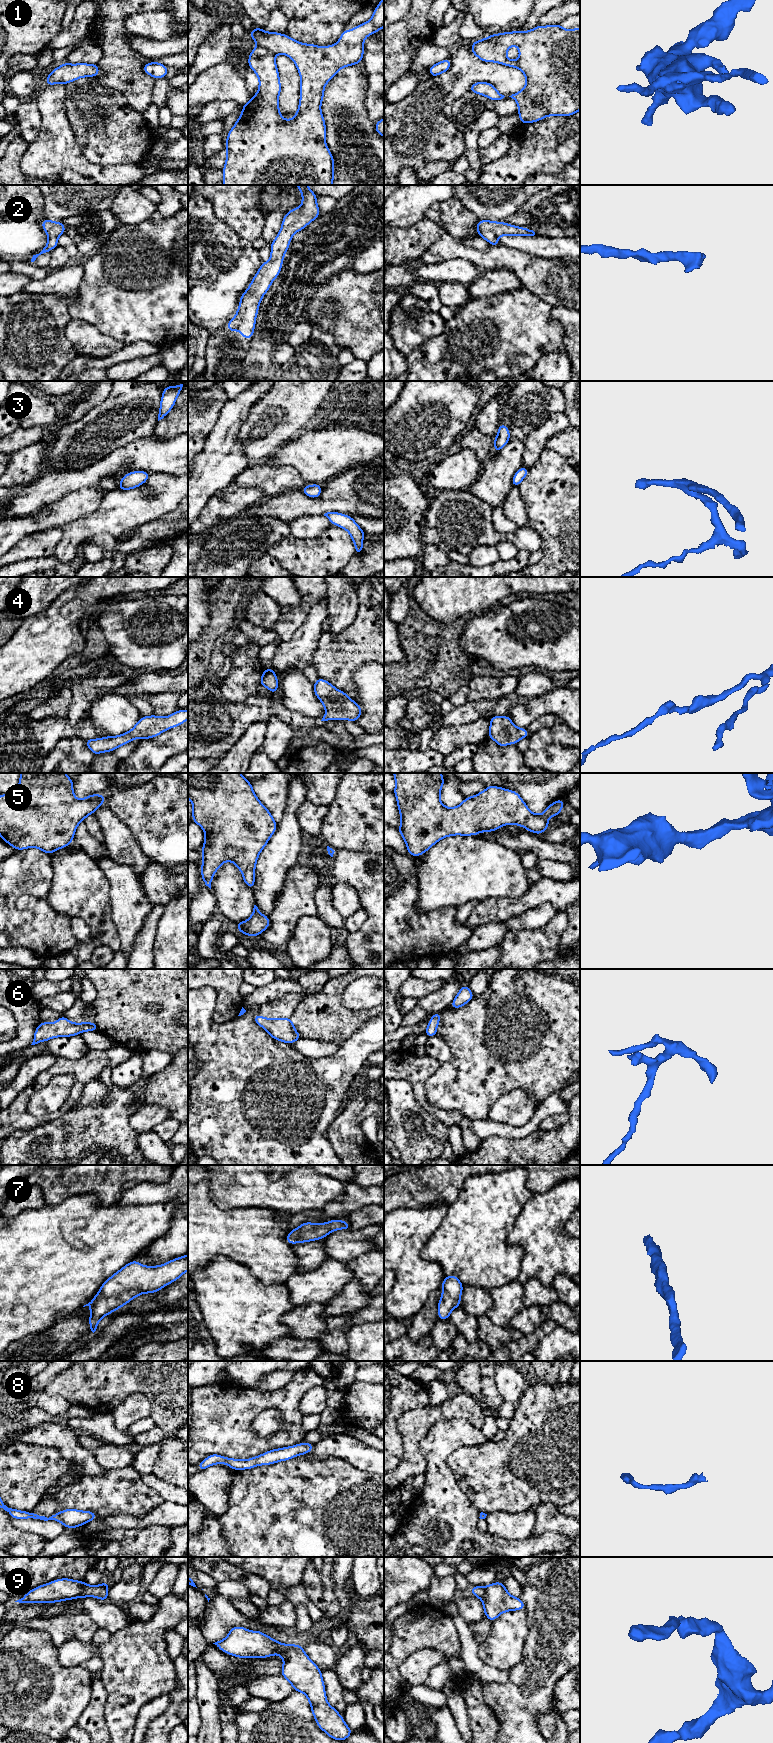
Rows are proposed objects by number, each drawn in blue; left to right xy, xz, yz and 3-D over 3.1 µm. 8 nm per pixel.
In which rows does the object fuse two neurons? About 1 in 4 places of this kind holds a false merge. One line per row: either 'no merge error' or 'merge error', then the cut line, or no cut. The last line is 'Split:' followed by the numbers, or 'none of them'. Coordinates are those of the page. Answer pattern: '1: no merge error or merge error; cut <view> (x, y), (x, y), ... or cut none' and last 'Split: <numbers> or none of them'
1: no merge error; cut none
2: no merge error; cut none
3: no merge error; cut none
4: no merge error; cut none
5: no merge error; cut none
6: no merge error; cut none
7: no merge error; cut none
8: no merge error; cut none
9: no merge error; cut none
Split: none of them

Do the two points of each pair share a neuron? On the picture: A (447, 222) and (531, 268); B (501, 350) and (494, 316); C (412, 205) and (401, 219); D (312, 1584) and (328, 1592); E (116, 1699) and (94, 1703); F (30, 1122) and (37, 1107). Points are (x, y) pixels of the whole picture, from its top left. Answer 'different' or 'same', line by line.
A: different
B: same
C: same
D: different
E: different
F: different

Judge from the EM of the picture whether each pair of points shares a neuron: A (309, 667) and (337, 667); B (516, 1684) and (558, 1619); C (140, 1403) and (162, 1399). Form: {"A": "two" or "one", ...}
{"A": "two", "B": "one", "C": "two"}

